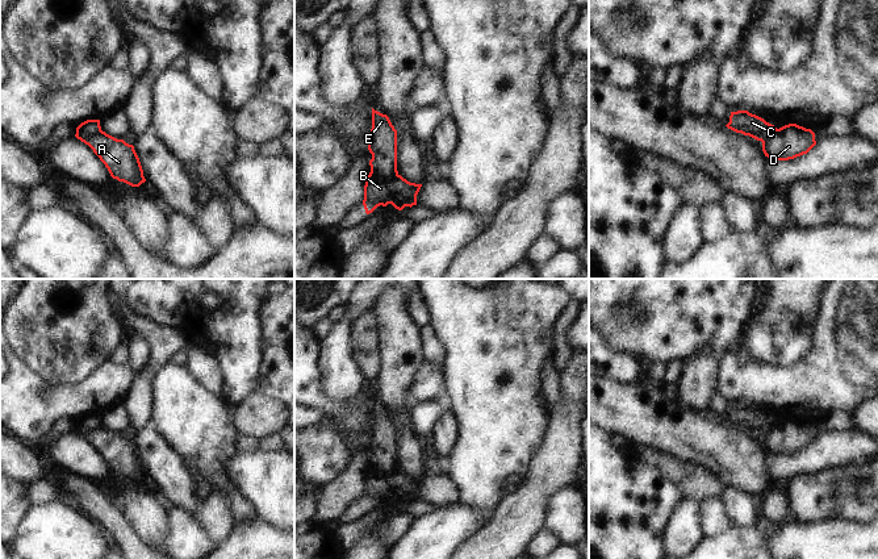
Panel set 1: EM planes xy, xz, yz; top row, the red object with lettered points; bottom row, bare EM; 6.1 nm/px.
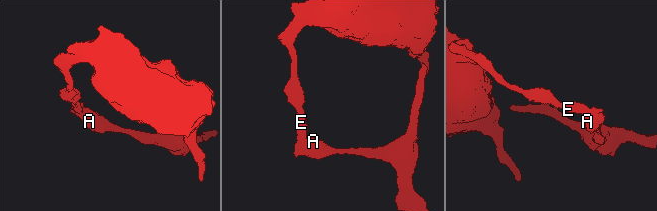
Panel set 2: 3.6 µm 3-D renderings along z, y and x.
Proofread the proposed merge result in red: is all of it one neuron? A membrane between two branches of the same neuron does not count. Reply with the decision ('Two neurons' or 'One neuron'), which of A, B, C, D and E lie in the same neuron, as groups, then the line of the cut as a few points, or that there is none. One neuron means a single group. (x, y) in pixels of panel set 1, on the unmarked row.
Two neurons. Groups: A B D / C E. Split along xz (396, 462), (388, 471), (371, 464)

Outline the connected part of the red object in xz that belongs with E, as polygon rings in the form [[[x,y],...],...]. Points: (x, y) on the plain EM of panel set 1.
[[[373,402],[368,445],[372,449],[372,454],[369,455],[371,466],[380,468],[385,472],[392,471],[394,464],[397,463],[397,425],[394,424],[386,409],[382,409]]]

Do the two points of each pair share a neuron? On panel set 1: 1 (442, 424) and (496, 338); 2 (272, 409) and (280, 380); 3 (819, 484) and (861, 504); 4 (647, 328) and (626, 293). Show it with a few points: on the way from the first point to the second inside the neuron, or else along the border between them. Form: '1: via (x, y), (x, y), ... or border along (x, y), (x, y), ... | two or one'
1: border along (447, 408), (456, 424), (455, 442) | two
2: border along (255, 389), (280, 403) | two
3: via (830, 492), (851, 493) | one
4: via (638, 318), (627, 303) | one

